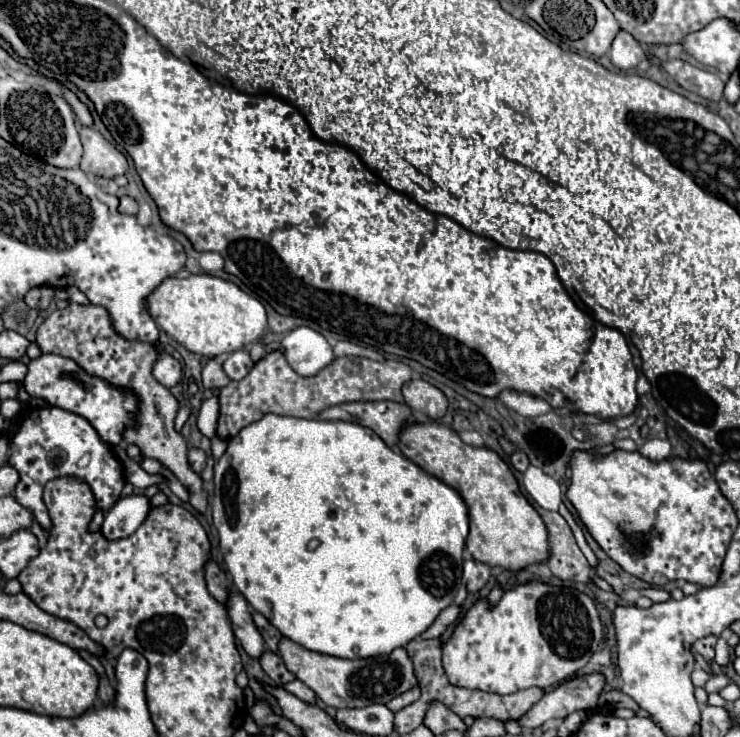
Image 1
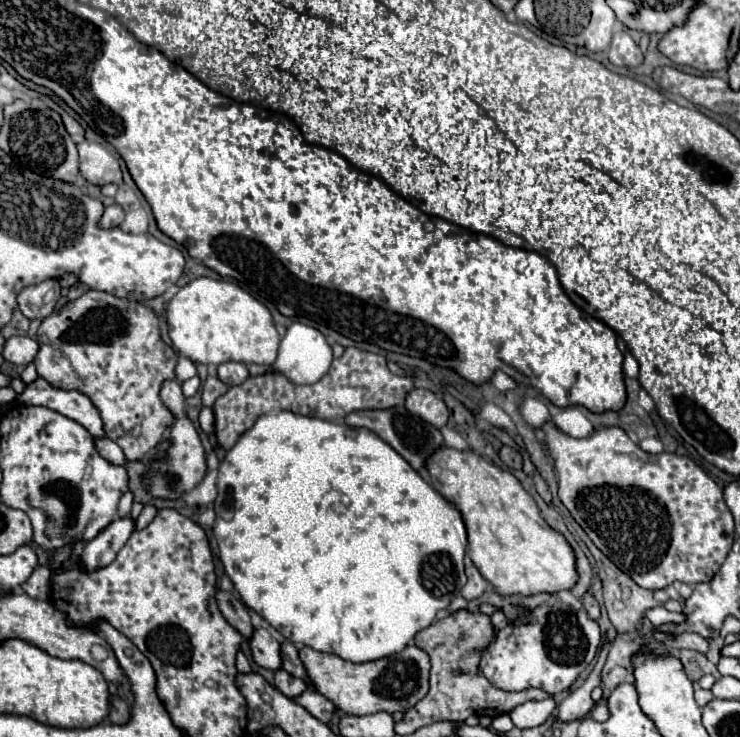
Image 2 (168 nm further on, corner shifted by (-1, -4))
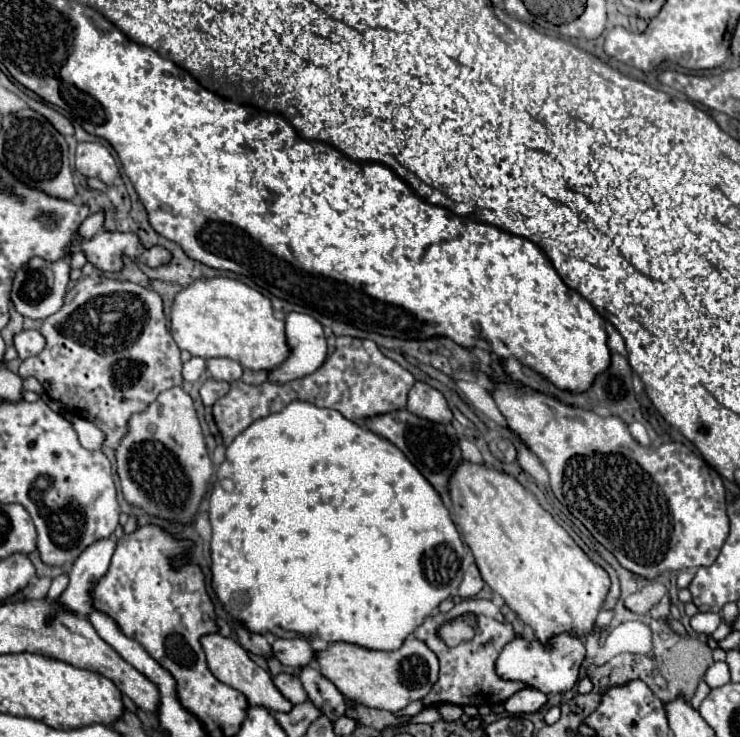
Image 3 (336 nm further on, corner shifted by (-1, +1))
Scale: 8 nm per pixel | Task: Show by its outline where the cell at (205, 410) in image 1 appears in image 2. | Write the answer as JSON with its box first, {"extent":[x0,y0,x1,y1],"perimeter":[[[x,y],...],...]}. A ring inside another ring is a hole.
{"extent":[199,407,215,435],"perimeter":[[[203,407],[203,409],[201,409],[201,413],[199,413],[199,425],[201,425],[201,429],[203,429],[207,435],[213,435],[213,425],[215,425],[213,409],[209,409],[209,407]]]}

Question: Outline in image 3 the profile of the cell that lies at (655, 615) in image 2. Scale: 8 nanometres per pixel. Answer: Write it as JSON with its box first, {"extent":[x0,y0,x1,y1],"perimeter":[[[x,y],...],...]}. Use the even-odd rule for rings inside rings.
{"extent":[691,612,721,634],"perimeter":[[[697,612],[693,618],[691,618],[691,628],[695,632],[703,632],[703,634],[711,634],[715,632],[715,628],[721,624],[721,616],[715,614],[715,612]]]}

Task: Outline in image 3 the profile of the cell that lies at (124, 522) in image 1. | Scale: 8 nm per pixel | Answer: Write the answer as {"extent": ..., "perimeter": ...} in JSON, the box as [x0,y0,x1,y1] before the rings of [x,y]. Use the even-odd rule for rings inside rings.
{"extent":[55,540,115,614],"perimeter":[[[99,540],[91,544],[73,564],[69,572],[69,584],[63,590],[63,594],[55,602],[63,602],[67,610],[75,610],[75,614],[91,614],[91,586],[107,574],[111,556],[115,550],[113,540]]]}

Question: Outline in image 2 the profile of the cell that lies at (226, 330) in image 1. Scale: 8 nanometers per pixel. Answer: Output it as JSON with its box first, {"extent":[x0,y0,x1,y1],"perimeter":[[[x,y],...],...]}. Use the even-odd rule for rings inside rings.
{"extent":[167,277,279,365],"perimeter":[[[199,277],[181,287],[167,303],[167,323],[173,345],[195,363],[221,365],[225,361],[239,361],[245,365],[273,365],[277,359],[279,335],[269,309],[229,281]]]}

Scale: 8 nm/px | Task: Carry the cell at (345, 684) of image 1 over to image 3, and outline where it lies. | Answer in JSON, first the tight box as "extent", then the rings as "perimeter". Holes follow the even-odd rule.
{"extent":[317,636,439,712],"perimeter":[[[407,636],[403,646],[393,652],[367,650],[355,644],[337,642],[331,644],[327,650],[317,652],[317,664],[321,674],[327,676],[345,698],[389,712],[399,712],[409,702],[425,698],[437,682],[439,674],[437,656],[415,636]]]}

